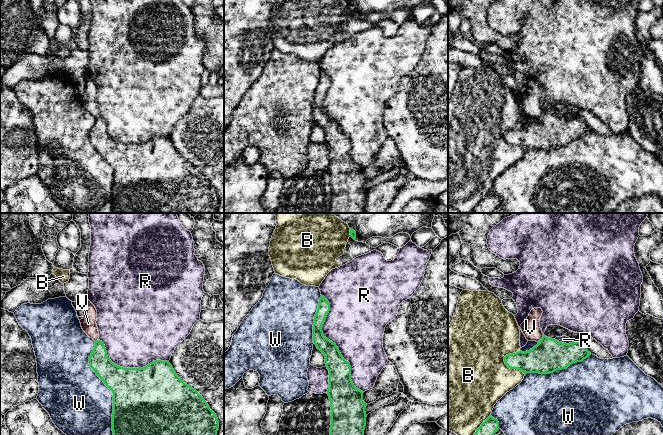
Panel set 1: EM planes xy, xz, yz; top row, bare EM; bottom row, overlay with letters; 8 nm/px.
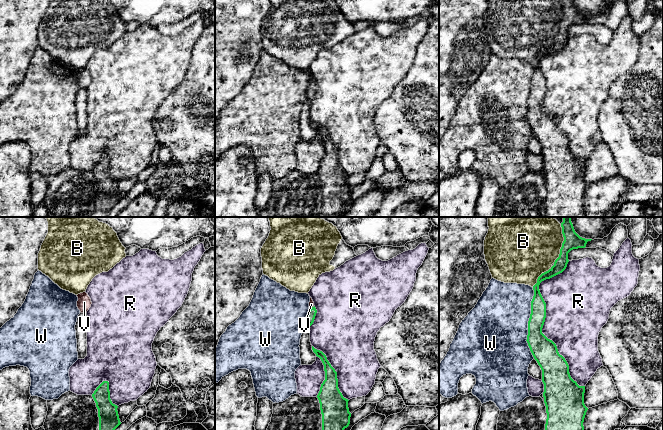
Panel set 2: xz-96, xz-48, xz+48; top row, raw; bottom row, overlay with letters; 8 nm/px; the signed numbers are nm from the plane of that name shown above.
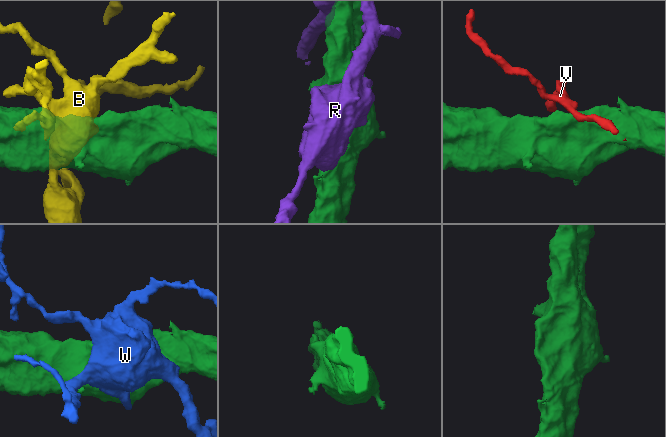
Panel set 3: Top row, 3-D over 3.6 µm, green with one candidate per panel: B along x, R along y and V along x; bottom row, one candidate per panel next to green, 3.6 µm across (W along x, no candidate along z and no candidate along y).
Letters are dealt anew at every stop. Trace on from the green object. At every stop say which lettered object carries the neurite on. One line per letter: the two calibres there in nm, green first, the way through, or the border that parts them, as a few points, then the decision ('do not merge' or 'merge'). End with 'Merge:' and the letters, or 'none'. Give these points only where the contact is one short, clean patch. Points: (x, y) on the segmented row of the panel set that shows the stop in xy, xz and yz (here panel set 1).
B: calibres 220 and 440 nm; do not merge
R: calibres 180 and 480 nm; do not merge
V: calibres 280 and 150 nm; border yz (543, 336), (537, 341); do not merge
W: calibres 420 and 480 nm; do not merge
Merge: none

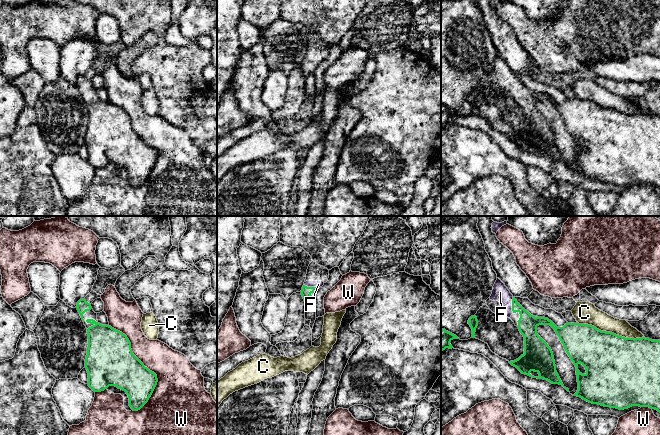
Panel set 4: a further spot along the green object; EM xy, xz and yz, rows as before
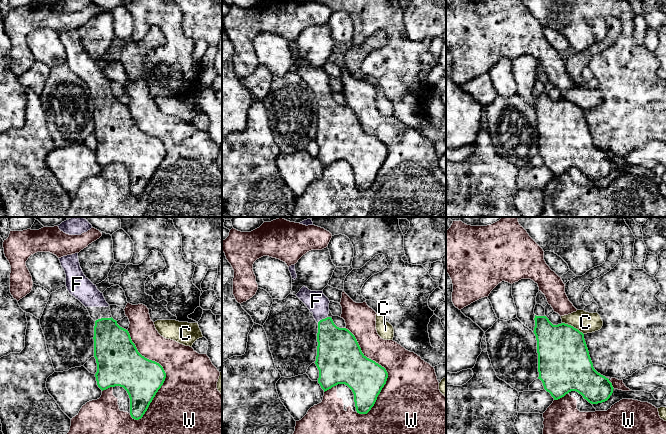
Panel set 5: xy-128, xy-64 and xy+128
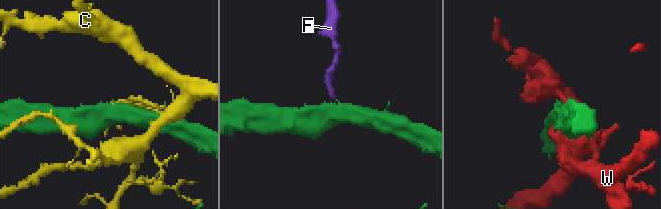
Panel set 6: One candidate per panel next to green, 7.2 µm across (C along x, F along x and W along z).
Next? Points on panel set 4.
C: calibres 460 and 170 nm; do not merge
F: calibres 160 and 140 nm; way yz (527, 324), (525, 315), (512, 305), (500, 292); merge
W: calibres 360 and 300 nm; do not merge
Merge: F

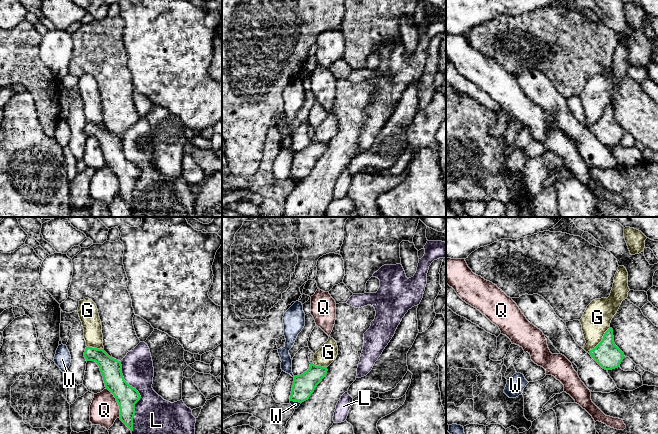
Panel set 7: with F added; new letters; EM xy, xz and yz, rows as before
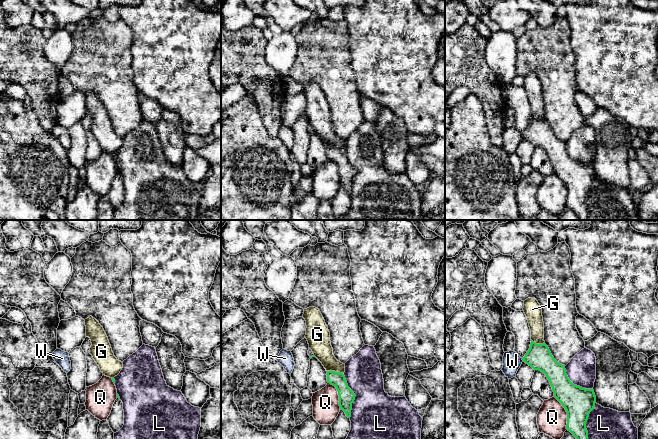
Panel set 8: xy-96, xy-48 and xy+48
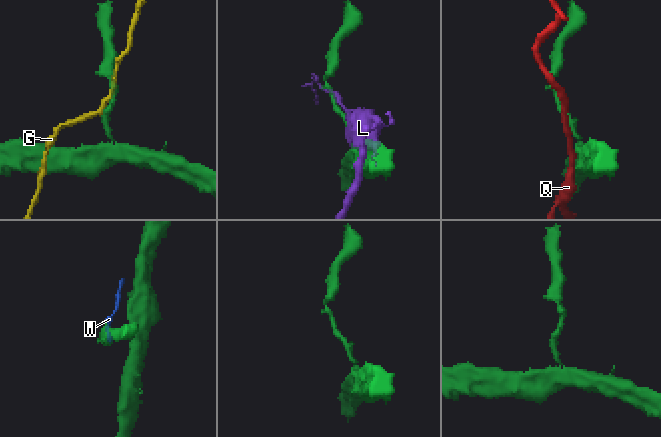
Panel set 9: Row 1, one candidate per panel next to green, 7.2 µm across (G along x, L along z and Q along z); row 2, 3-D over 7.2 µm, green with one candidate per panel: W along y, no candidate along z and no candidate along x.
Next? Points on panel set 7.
G: calibres 200 and 220 nm; do not merge
L: calibres 180 and 300 nm; do not merge
Q: calibres 180 and 240 nm; do not merge
W: calibres 180 and 50 nm; border xz (290, 400), (300, 403); do not merge
Merge: none

